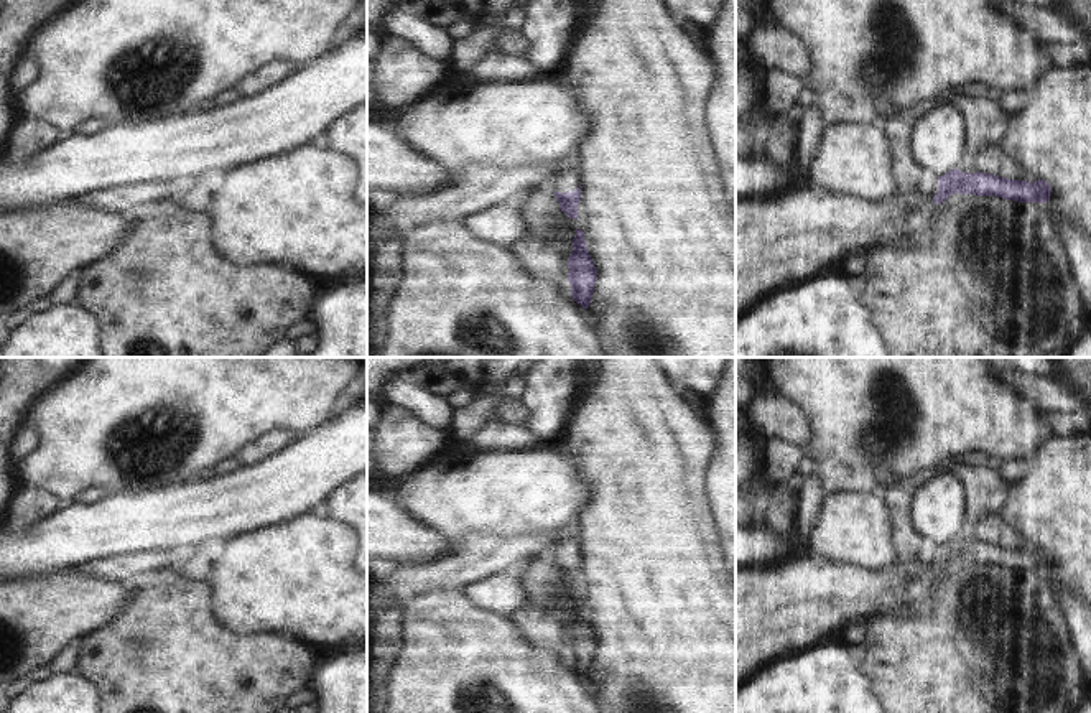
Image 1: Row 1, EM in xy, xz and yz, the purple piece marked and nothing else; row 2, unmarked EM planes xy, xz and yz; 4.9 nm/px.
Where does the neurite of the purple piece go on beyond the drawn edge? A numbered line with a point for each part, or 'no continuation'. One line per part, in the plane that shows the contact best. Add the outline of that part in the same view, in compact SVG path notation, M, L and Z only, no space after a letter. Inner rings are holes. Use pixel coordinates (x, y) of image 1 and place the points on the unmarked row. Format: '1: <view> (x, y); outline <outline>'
1: xz (566, 549); outline M578 537L561 538L555 545L555 560L558 560L558 562L576 560L579 557L579 553L581 553L581 543L579 543Z

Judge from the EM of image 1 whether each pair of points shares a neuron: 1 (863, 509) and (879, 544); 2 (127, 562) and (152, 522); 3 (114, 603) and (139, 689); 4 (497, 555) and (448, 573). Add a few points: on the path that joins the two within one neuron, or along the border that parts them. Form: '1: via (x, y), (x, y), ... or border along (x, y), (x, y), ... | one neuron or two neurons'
1: via (863, 517), (863, 527), (871, 535) | one neuron
2: border along (170, 550), (122, 554), (94, 562) | two neurons
3: border along (140, 585), (130, 603), (114, 619), (84, 638) | two neurons
4: via (486, 555), (459, 570) | one neuron

